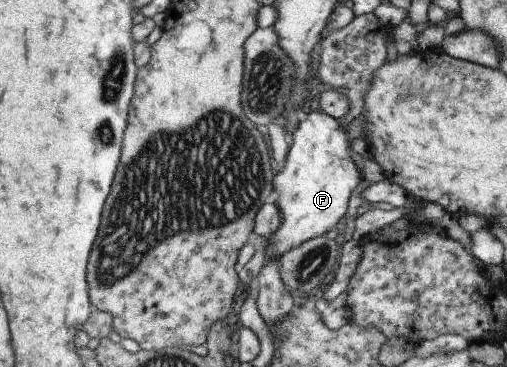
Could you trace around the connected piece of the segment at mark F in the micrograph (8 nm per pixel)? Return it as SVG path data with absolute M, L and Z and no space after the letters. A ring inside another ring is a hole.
M312 111L305 120L299 121L281 173L275 177L275 189L279 193L275 202L283 223L267 239L267 259L281 260L287 251L301 247L310 239L339 233L351 197L364 186L352 154L349 133L335 117Z

